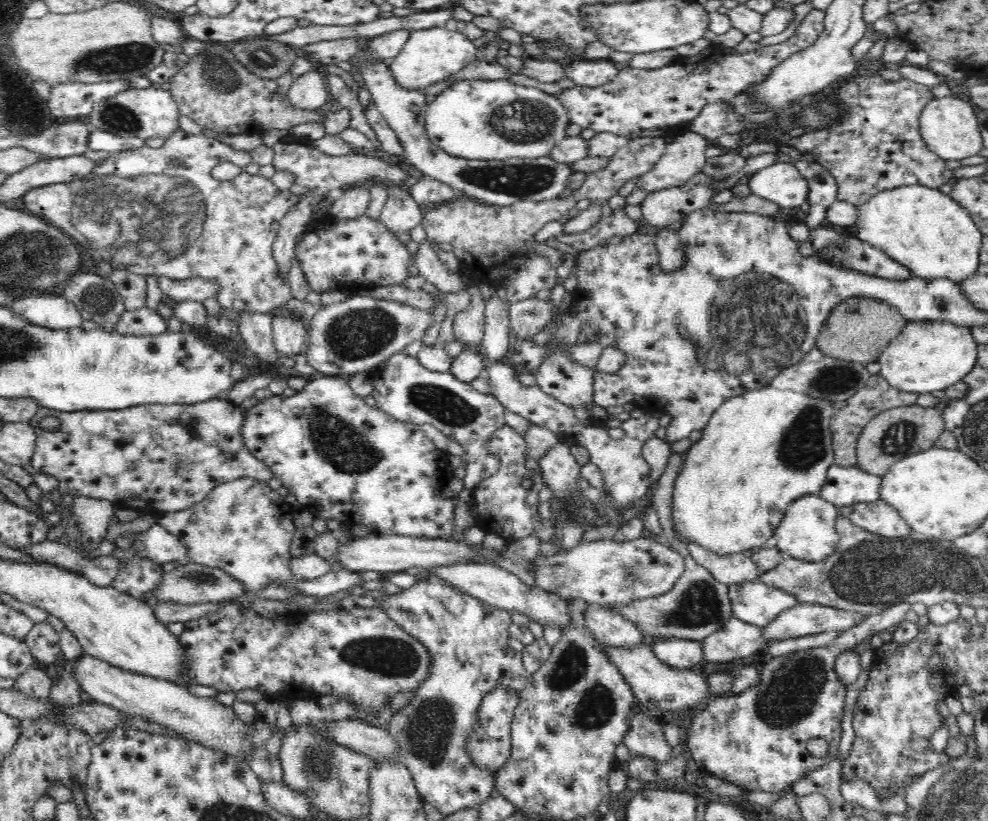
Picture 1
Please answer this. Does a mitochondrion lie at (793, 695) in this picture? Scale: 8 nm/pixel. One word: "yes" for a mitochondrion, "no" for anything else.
yes

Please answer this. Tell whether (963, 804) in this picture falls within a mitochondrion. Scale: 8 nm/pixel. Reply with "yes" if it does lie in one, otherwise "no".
yes

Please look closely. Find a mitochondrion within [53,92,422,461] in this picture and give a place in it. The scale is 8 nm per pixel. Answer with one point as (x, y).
(108, 227)

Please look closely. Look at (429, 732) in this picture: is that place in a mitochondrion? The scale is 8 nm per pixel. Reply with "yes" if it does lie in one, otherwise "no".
yes

